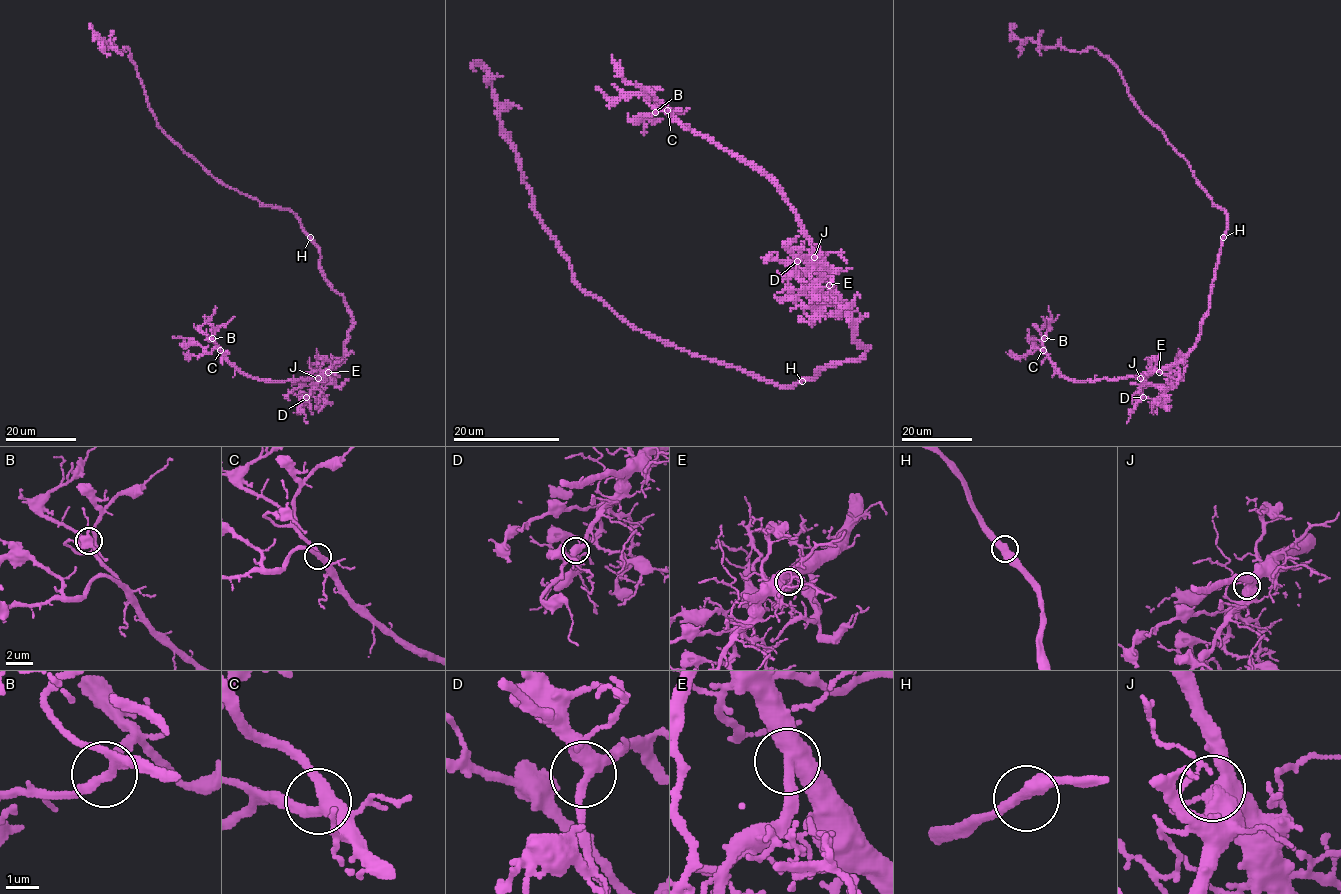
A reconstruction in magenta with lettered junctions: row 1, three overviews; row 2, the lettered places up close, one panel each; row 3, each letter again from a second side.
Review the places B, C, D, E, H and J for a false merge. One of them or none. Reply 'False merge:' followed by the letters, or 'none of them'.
False merge: none of them

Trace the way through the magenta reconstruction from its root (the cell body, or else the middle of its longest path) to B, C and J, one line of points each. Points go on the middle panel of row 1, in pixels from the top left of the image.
B: (798, 384), (823, 366), (865, 354), (825, 264), (767, 177), (670, 113), (655, 112)
C: (798, 384), (814, 378), (823, 366), (865, 354), (865, 346), (855, 341), (855, 324), (785, 194), (667, 110)
J: (798, 384), (814, 378), (823, 366), (865, 354), (843, 300), (814, 257)

